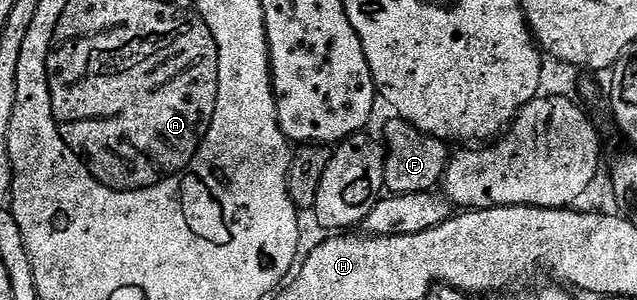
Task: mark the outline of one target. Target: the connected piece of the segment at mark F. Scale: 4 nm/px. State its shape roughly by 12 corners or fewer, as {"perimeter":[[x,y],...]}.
{"perimeter":[[392,116],[384,190],[427,194],[444,179],[449,143]]}

